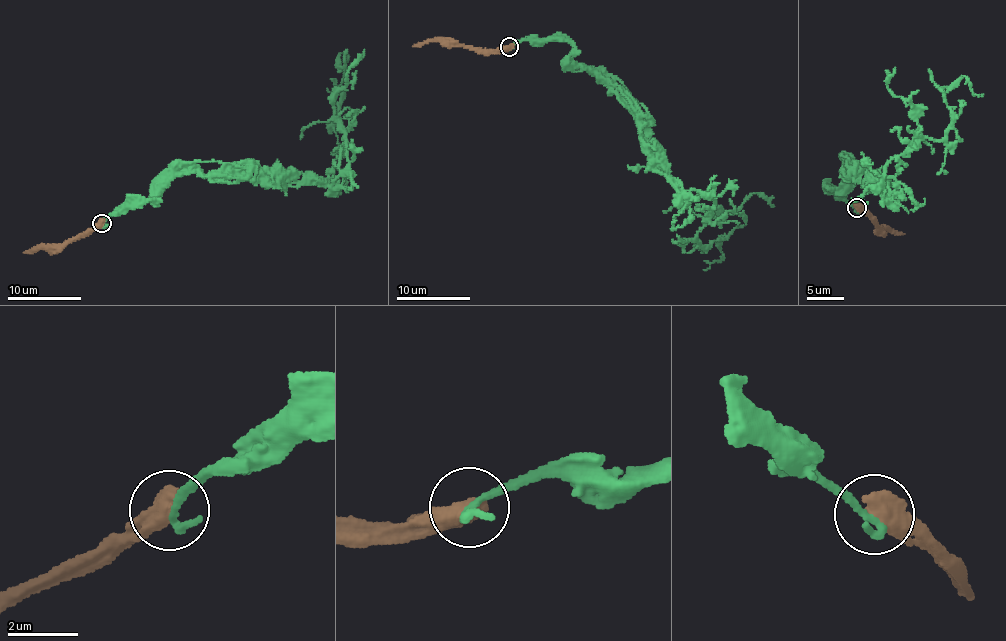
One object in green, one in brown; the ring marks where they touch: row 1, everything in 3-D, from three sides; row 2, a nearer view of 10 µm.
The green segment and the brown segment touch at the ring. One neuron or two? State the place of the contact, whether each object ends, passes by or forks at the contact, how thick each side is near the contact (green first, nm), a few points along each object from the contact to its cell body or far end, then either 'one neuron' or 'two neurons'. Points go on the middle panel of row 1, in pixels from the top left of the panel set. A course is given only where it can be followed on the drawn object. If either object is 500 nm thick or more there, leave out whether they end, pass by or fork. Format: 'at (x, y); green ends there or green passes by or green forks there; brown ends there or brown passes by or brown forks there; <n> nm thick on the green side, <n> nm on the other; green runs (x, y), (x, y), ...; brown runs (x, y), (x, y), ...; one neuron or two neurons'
at (509, 46); 200 nm thick on the green side, 650 nm on the other; green runs (510, 46), (563, 39), (637, 121), (656, 170), (715, 199), (696, 240), (725, 236), (722, 254), (703, 270); brown runs (510, 46), (475, 49), (452, 42), (426, 41), (412, 46); two neurons

